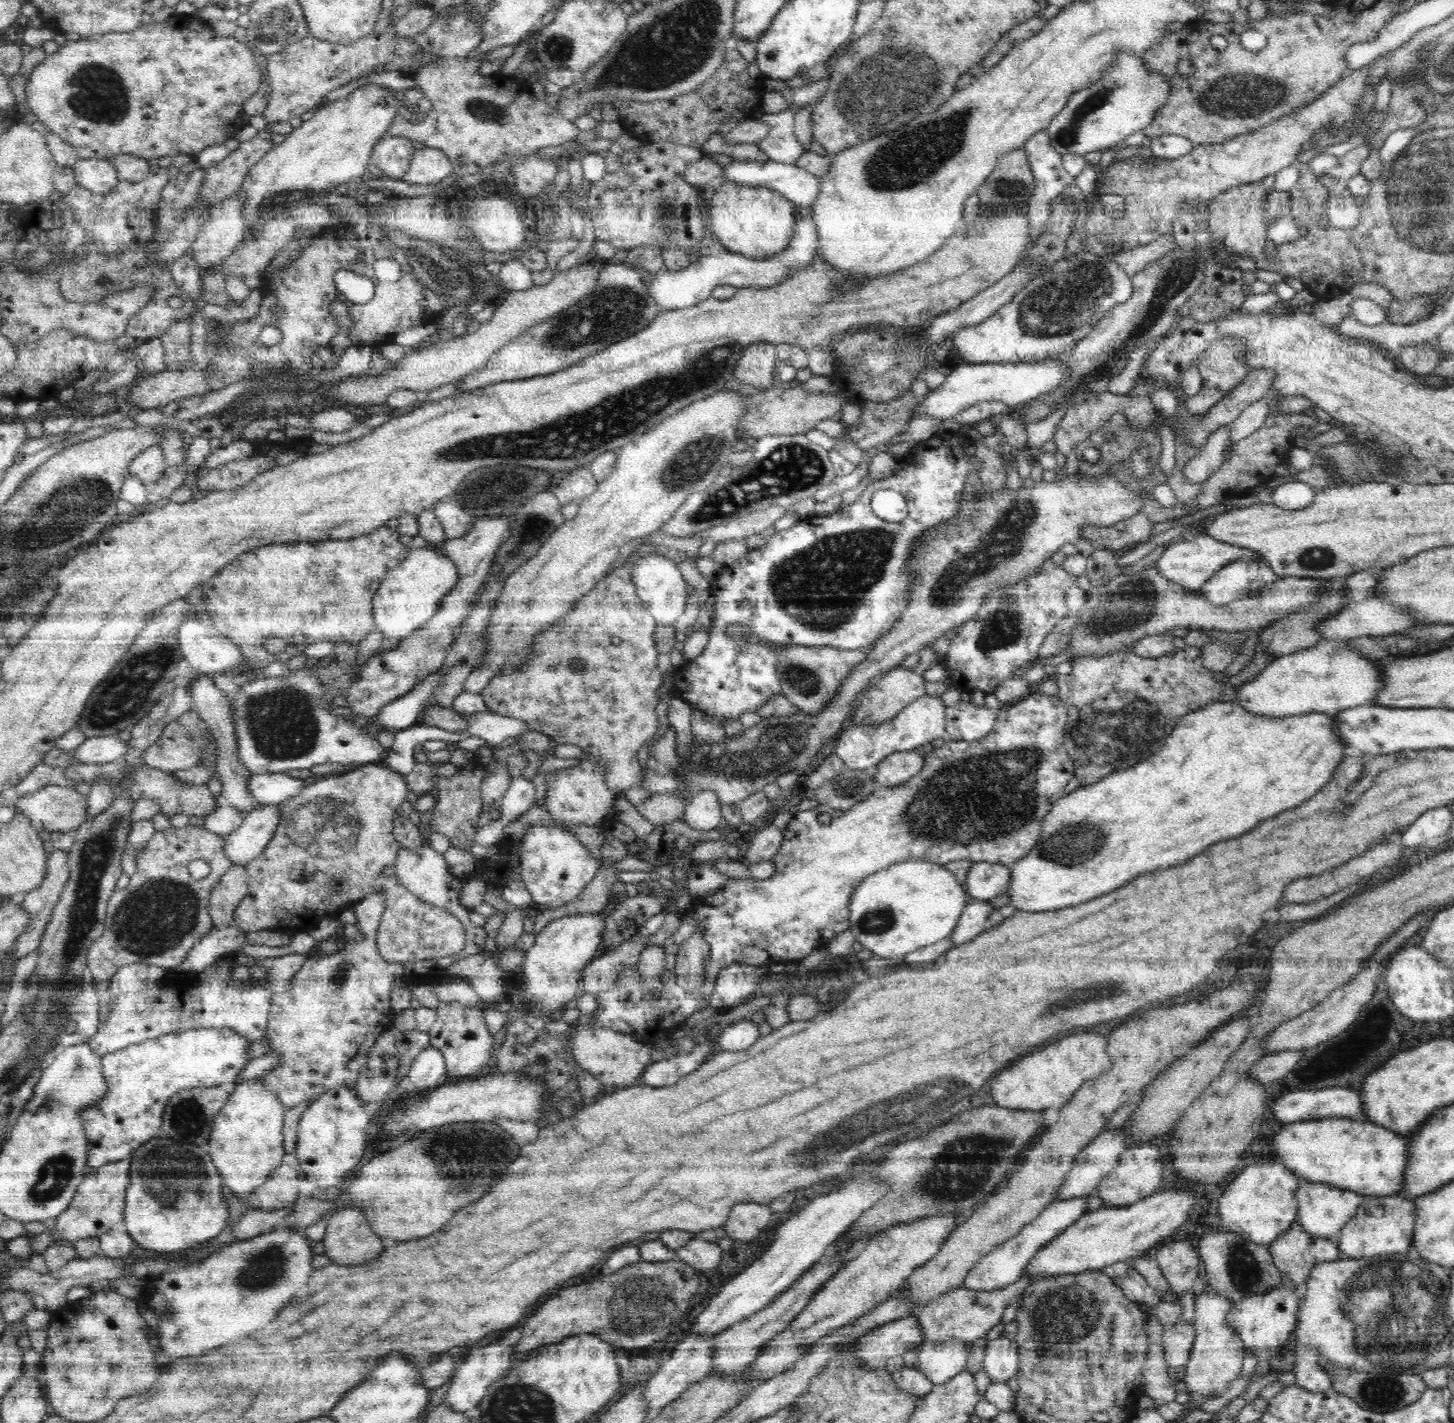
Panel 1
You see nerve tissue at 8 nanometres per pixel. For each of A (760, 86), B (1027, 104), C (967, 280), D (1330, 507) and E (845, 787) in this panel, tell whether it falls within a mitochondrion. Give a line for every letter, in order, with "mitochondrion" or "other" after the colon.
A: other
B: other
C: other
D: other
E: mitochondrion

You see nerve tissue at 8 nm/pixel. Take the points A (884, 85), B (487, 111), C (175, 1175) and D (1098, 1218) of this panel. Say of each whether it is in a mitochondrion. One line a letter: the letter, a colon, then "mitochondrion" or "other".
A: mitochondrion
B: mitochondrion
C: mitochondrion
D: other

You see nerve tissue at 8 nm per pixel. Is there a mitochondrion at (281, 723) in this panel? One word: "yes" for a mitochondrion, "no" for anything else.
yes

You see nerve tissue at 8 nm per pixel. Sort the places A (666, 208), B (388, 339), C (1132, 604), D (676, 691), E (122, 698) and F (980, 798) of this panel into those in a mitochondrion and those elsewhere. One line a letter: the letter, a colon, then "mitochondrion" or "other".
A: mitochondrion
B: other
C: mitochondrion
D: other
E: mitochondrion
F: mitochondrion

